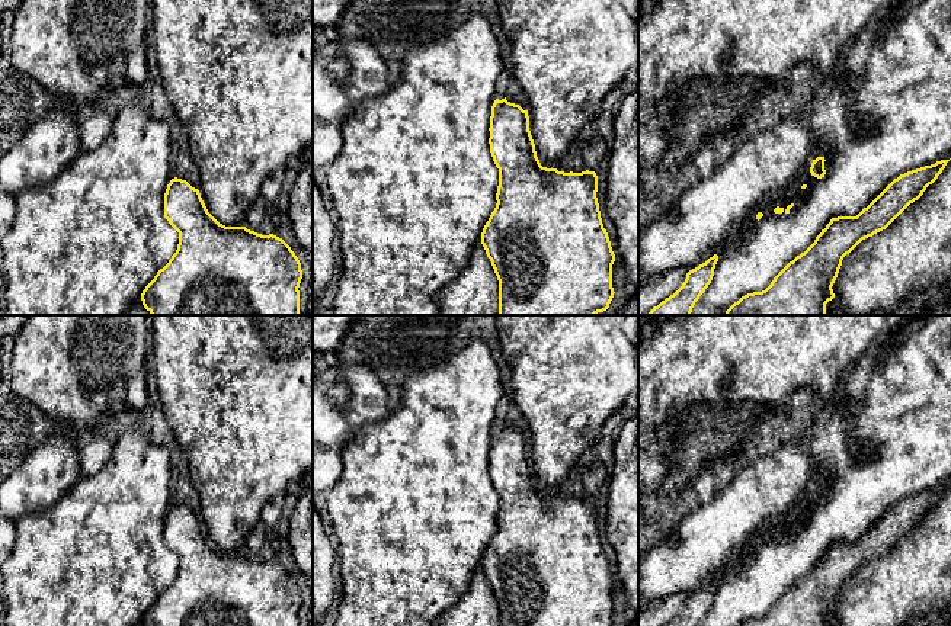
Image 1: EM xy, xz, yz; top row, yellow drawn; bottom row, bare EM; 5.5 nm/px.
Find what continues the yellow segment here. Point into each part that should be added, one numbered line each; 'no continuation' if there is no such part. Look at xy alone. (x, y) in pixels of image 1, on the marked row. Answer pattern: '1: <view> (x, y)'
no continuation

